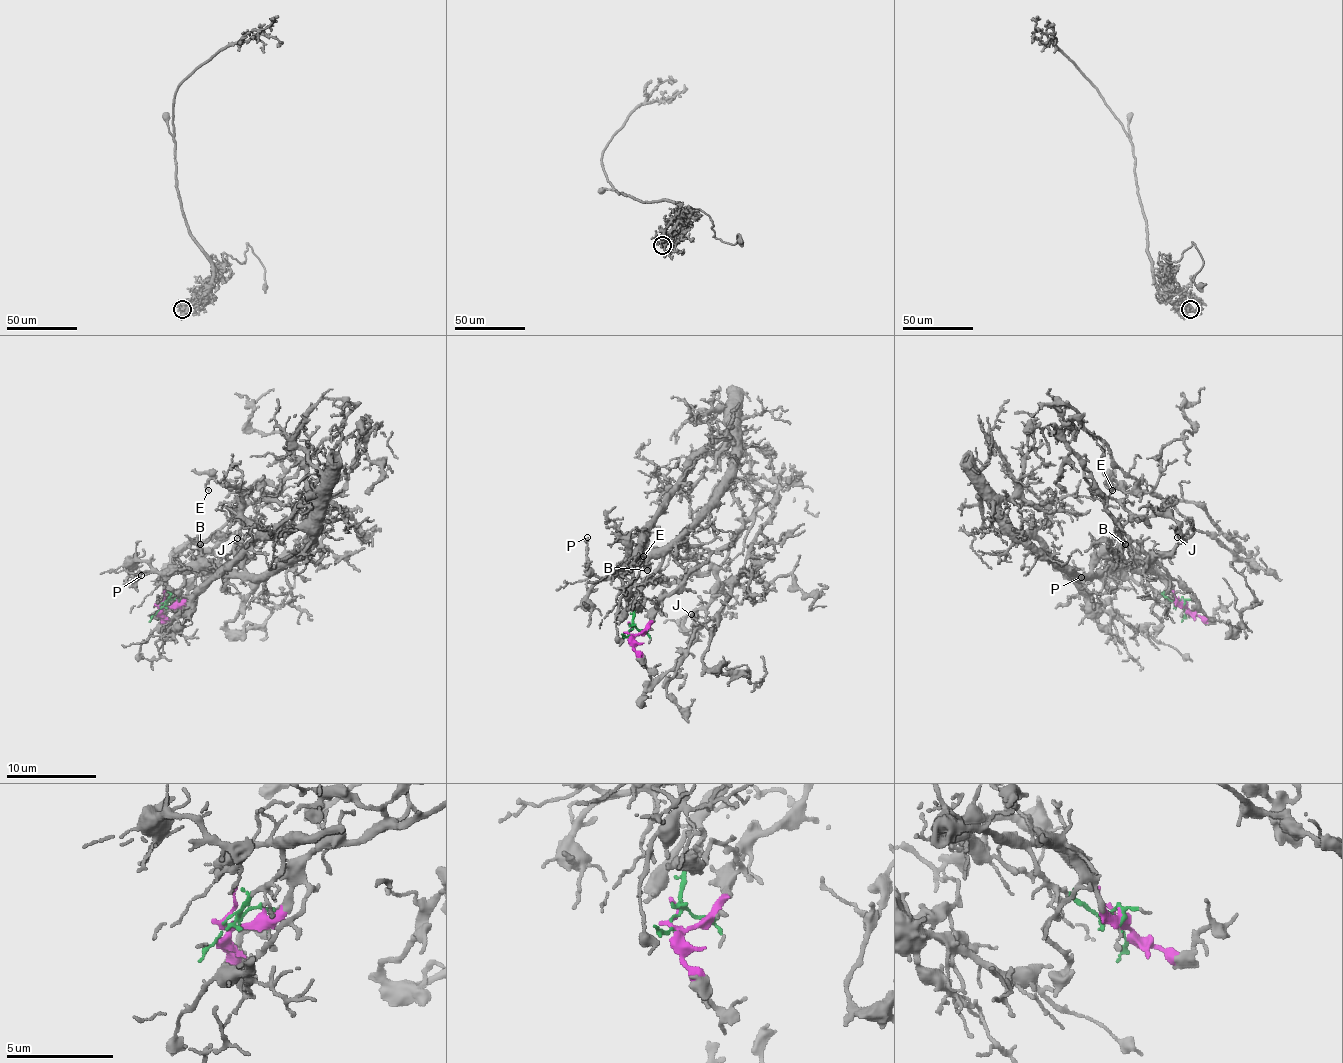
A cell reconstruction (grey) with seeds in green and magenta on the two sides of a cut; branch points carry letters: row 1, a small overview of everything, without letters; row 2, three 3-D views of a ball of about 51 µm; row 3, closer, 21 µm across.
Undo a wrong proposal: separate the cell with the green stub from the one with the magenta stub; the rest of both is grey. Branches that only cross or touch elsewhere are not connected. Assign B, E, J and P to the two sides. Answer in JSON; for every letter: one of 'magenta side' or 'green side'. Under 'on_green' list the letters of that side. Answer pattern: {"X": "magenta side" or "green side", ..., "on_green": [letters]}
{"B": "green side", "E": "magenta side", "J": "magenta side", "P": "green side", "on_green": ["B", "P"]}

